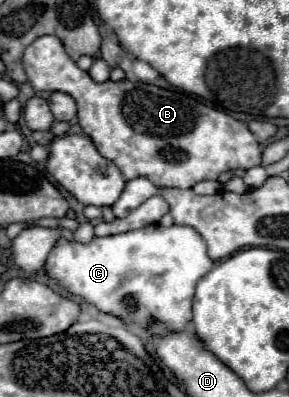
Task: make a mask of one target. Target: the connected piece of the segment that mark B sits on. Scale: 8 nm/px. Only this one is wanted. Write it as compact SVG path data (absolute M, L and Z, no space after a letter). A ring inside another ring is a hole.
M54 35L38 37L28 45L22 55L22 67L36 91L62 91L76 99L84 135L92 139L98 153L112 161L126 179L146 177L158 187L192 189L204 179L216 179L222 171L260 165L262 149L246 123L178 89L162 89L126 79L94 83L86 71L76 67L66 55L62 41ZM128 95L130 121L124 105Z

